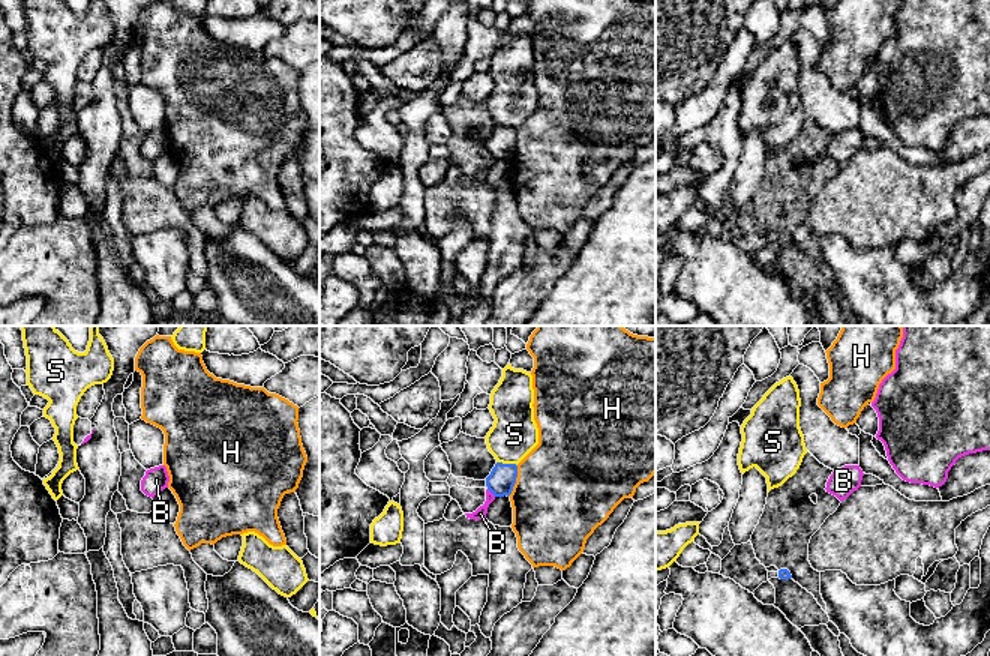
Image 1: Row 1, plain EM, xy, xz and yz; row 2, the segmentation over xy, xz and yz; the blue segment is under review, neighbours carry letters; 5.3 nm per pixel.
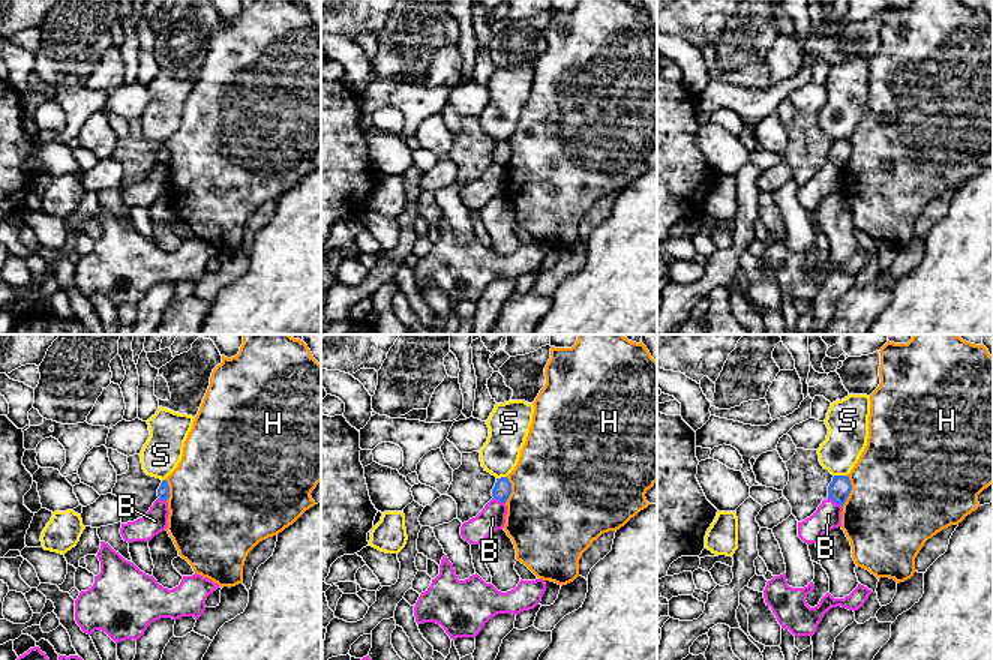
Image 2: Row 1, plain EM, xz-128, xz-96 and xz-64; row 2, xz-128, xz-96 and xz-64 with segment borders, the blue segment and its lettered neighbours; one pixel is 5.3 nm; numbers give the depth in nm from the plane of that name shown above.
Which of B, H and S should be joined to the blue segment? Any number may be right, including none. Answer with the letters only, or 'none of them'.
none of them

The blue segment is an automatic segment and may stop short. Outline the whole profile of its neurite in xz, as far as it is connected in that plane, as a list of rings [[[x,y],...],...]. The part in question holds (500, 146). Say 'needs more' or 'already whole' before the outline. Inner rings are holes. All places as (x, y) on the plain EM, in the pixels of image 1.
already whole | [[[496,126],[486,141],[486,150],[495,161],[510,159],[518,141],[516,128]]]

